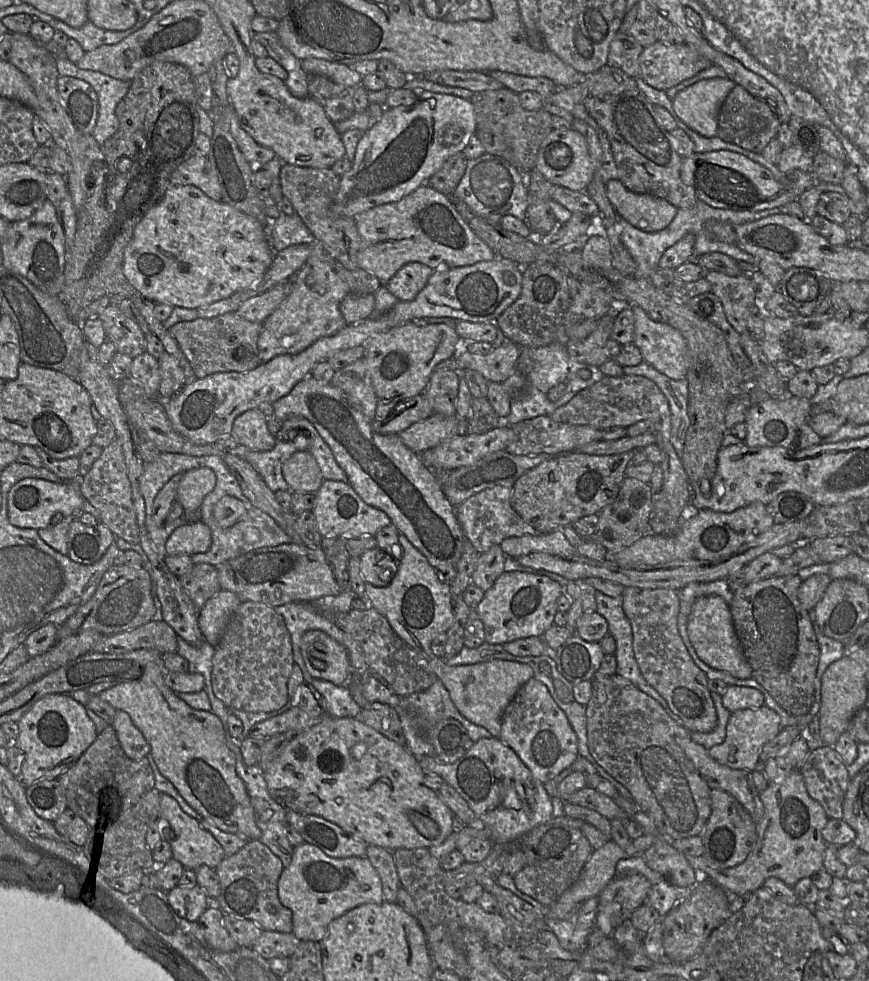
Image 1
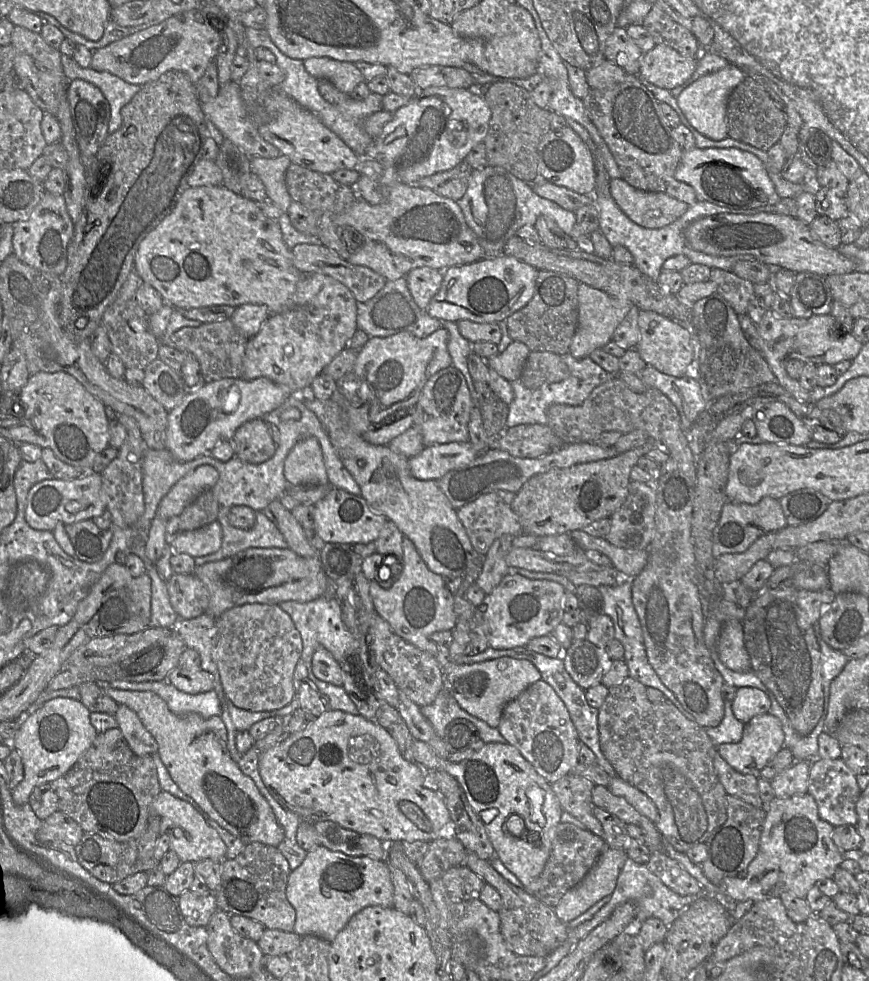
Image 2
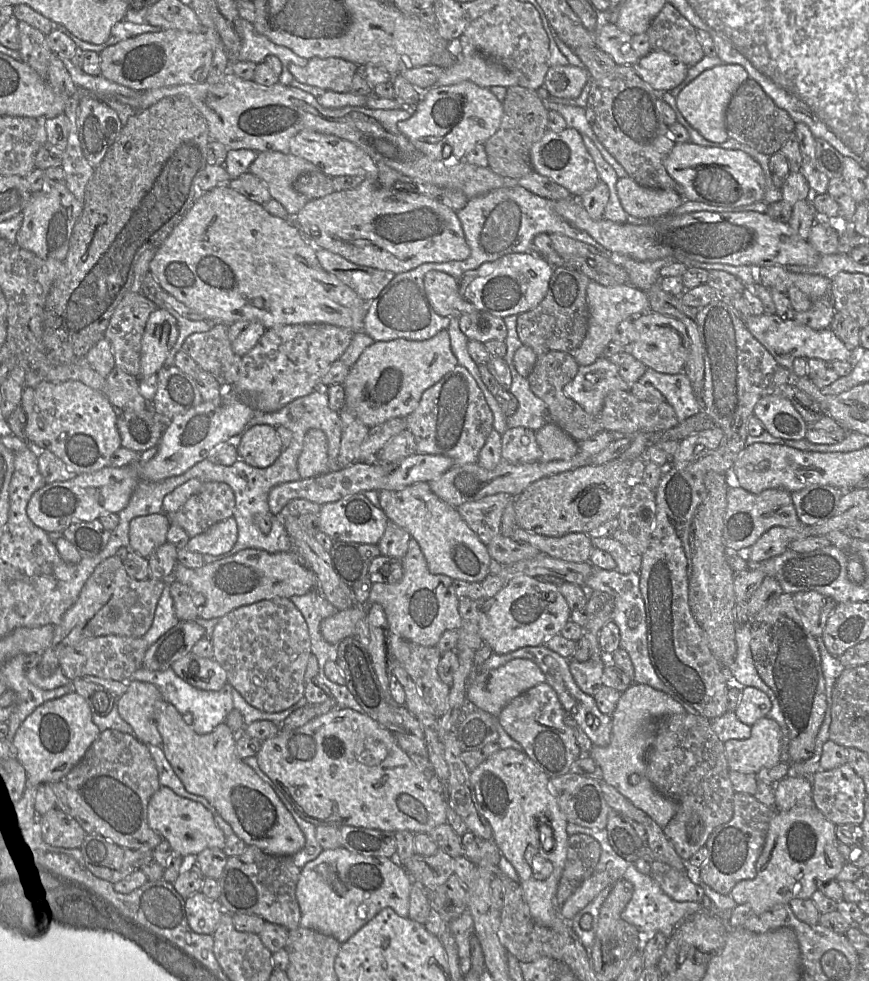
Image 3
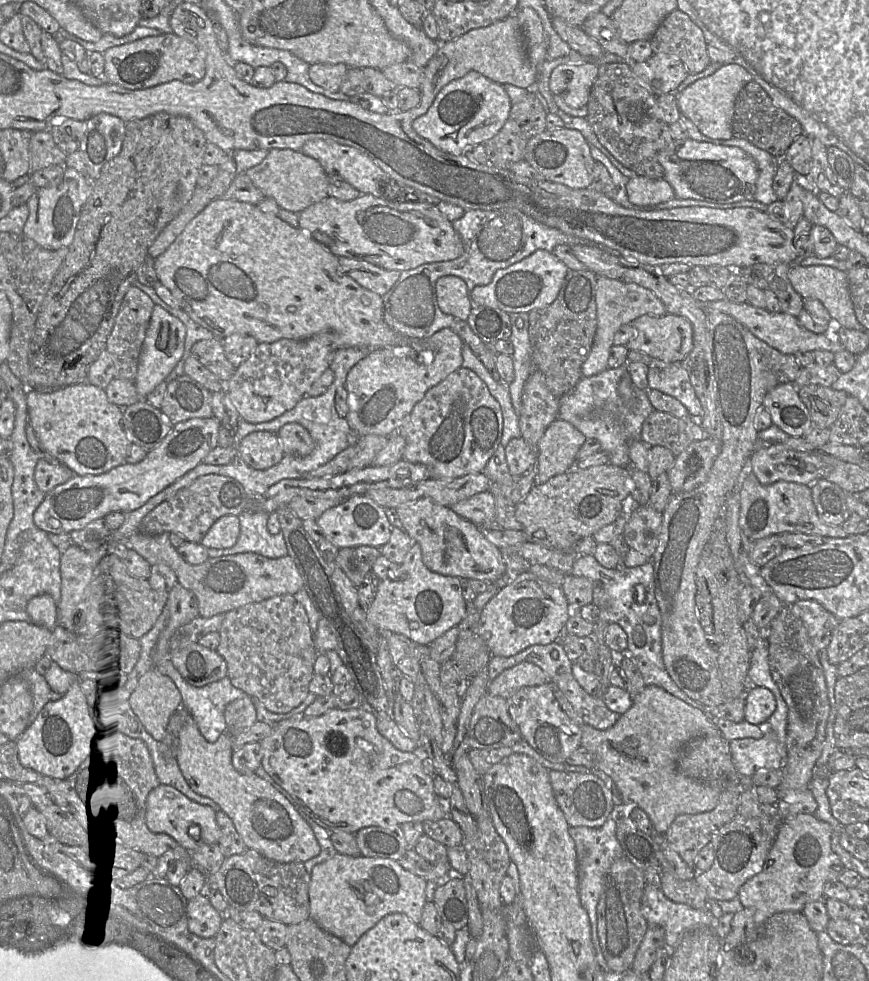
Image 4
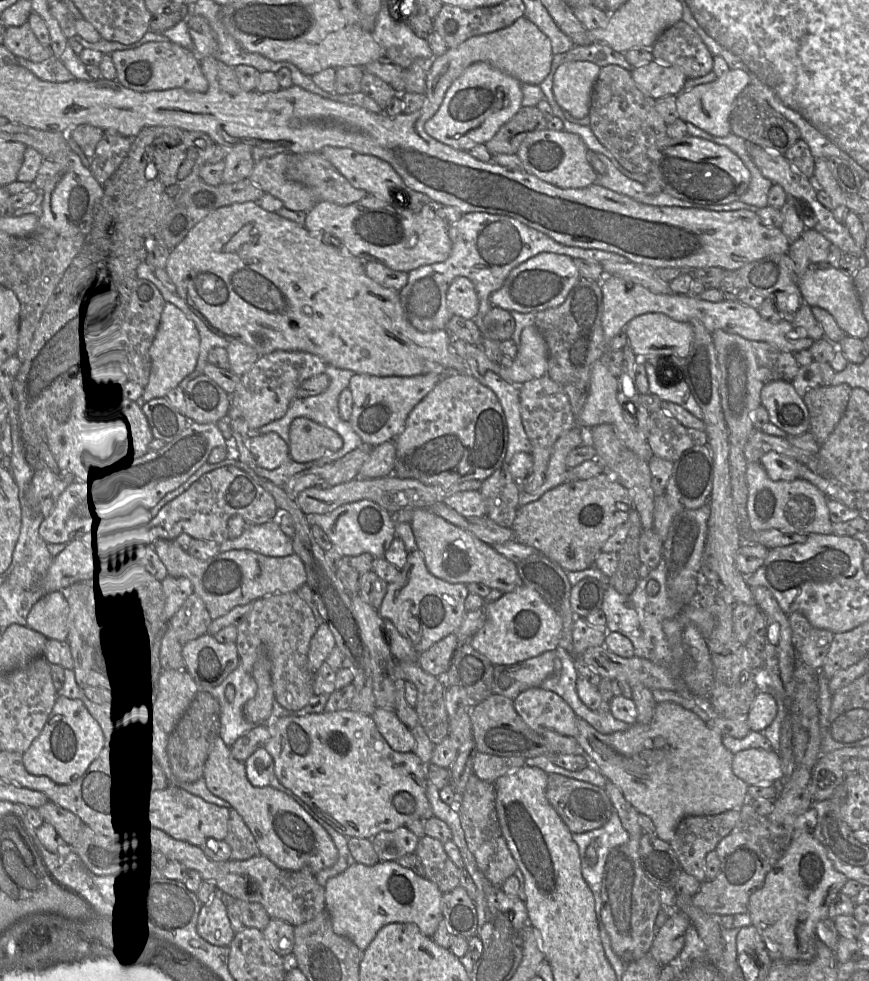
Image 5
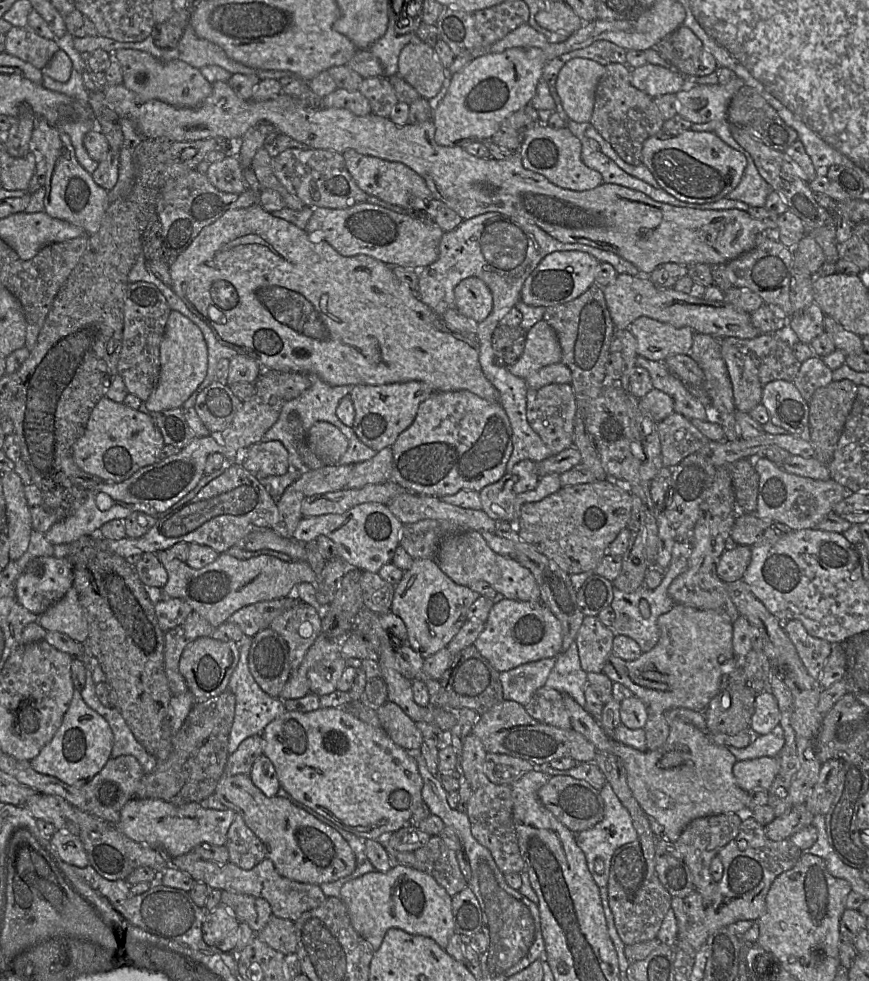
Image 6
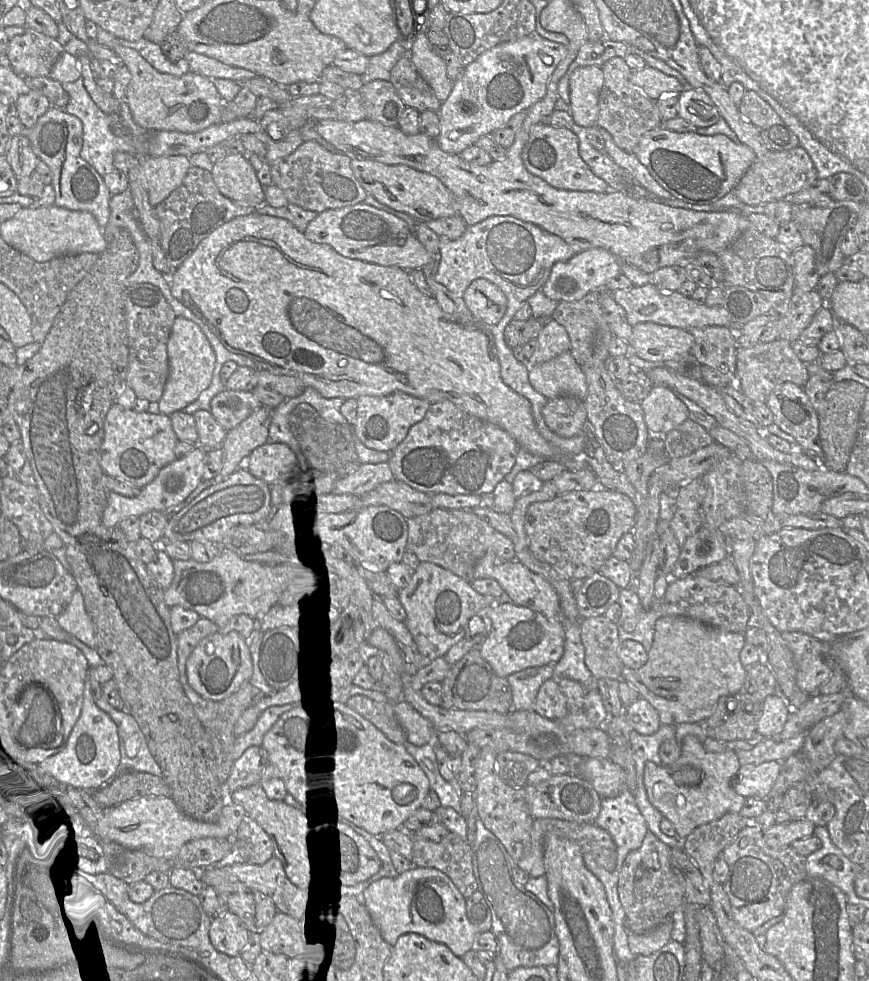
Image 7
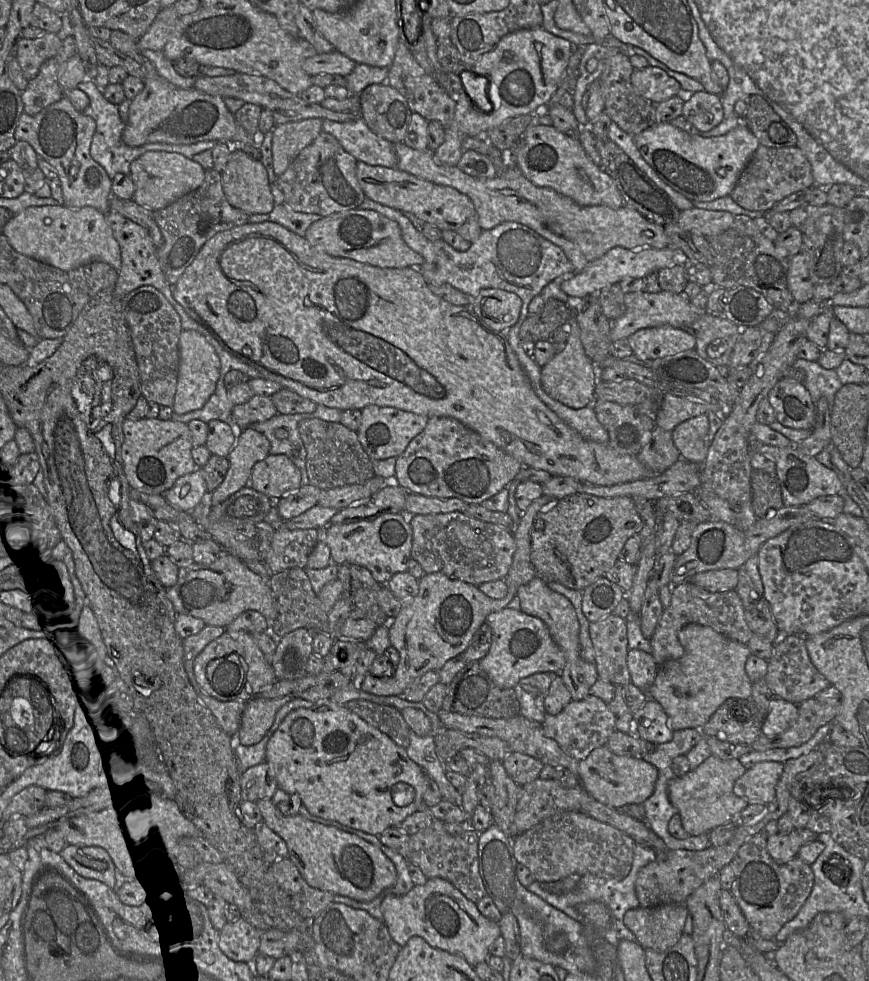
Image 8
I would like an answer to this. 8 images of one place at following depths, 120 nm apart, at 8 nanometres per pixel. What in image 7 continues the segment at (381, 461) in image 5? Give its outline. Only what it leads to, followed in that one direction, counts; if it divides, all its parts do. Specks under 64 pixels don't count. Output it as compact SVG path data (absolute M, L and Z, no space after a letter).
M389 462L360 464L354 472L335 481L332 494L362 496L392 479Z

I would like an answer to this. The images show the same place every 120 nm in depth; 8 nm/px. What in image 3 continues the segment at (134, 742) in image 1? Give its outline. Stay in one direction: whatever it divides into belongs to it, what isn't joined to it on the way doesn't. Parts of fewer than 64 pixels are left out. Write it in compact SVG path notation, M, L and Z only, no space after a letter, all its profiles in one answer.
M129 680L128 690L117 698L116 704L118 713L133 729L133 735L144 744L161 746L162 737L156 725L156 712L158 702L162 699L159 689L151 683L137 680Z

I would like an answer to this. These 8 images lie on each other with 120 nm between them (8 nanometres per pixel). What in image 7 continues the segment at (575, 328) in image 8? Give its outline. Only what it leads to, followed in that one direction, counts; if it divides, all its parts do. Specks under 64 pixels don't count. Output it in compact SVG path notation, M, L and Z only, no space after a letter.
M570 351L529 366L529 381L548 399L572 396L584 401L587 396L586 376Z

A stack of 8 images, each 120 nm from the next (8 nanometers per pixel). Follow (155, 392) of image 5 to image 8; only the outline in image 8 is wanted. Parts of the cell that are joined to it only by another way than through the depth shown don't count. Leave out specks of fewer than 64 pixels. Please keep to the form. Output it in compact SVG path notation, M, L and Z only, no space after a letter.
M182 330L179 337L179 371L173 412L185 414L202 408L214 393L220 374L220 359L214 348L195 330Z

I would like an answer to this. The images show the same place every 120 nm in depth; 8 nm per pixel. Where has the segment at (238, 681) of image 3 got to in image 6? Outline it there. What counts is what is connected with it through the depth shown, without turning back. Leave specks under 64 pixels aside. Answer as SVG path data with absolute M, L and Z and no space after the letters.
M299 600L292 608L277 616L269 628L286 640L293 672L321 634L322 620L313 606Z

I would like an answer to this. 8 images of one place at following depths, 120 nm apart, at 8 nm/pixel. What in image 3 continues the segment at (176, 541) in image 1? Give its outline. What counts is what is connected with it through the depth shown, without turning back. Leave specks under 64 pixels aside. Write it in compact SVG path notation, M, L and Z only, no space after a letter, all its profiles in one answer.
M228 519L212 525L204 533L190 537L185 548L201 554L218 555L230 551L238 538L236 519Z

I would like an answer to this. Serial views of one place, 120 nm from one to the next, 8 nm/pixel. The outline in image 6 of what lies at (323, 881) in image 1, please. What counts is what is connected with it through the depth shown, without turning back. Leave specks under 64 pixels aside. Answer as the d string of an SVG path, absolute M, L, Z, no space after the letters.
M395 866L388 872L366 873L346 882L341 887L340 899L347 908L353 928L374 951L379 949L391 928L429 937L443 950L455 933L452 897L432 876L415 868Z

